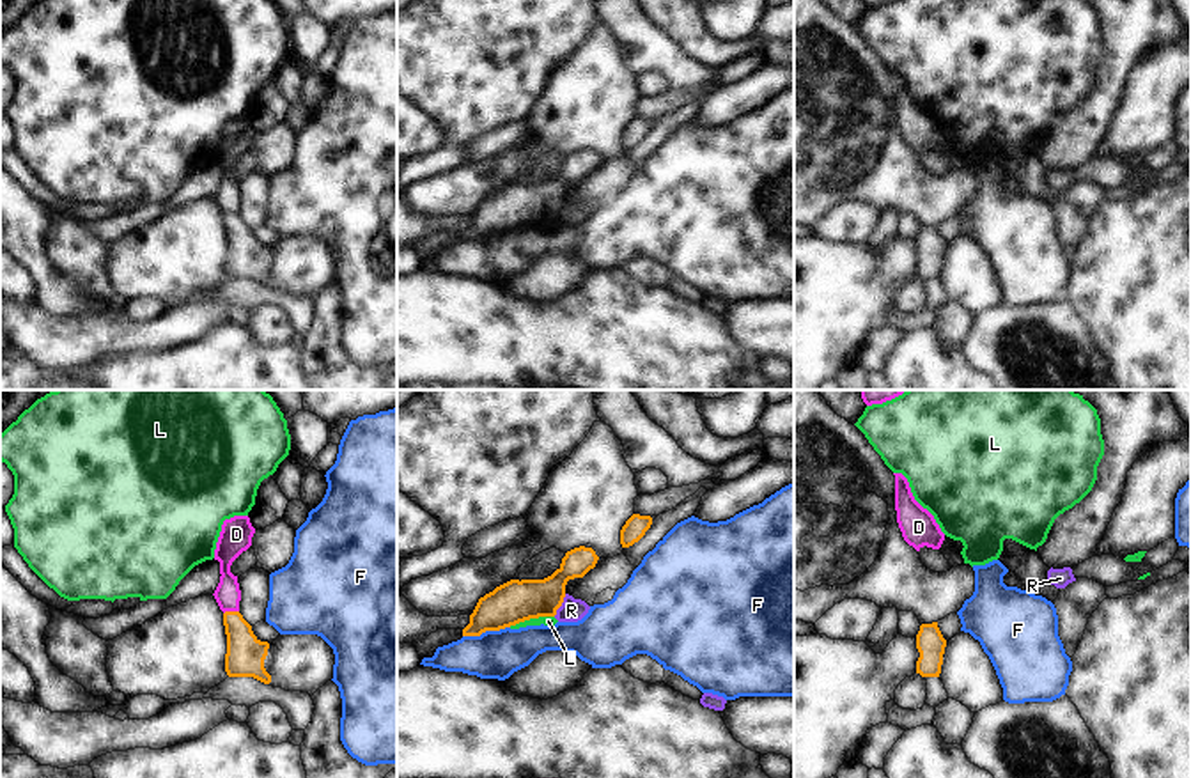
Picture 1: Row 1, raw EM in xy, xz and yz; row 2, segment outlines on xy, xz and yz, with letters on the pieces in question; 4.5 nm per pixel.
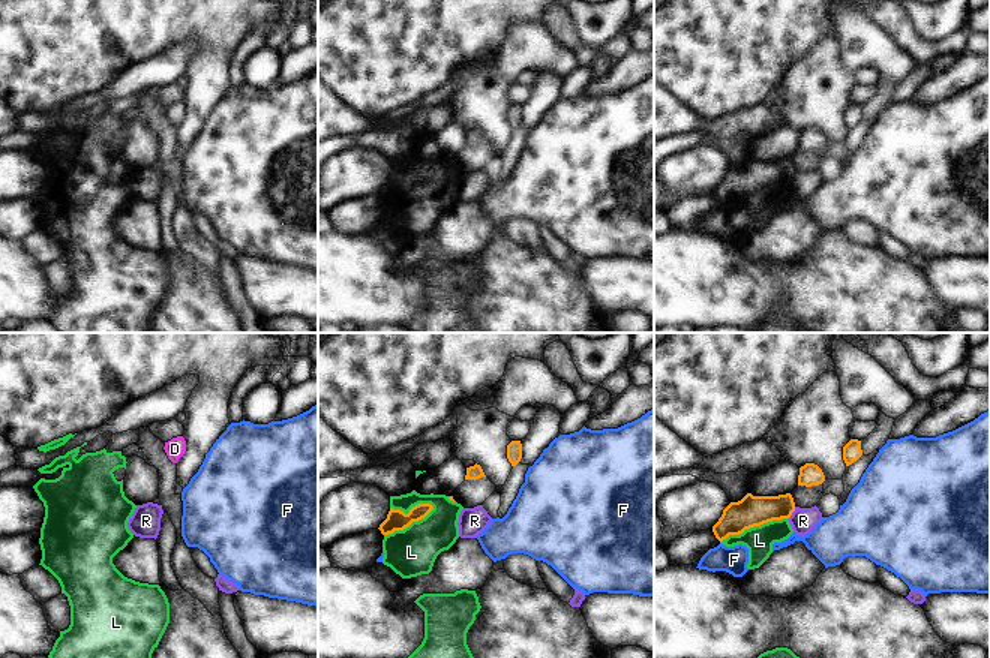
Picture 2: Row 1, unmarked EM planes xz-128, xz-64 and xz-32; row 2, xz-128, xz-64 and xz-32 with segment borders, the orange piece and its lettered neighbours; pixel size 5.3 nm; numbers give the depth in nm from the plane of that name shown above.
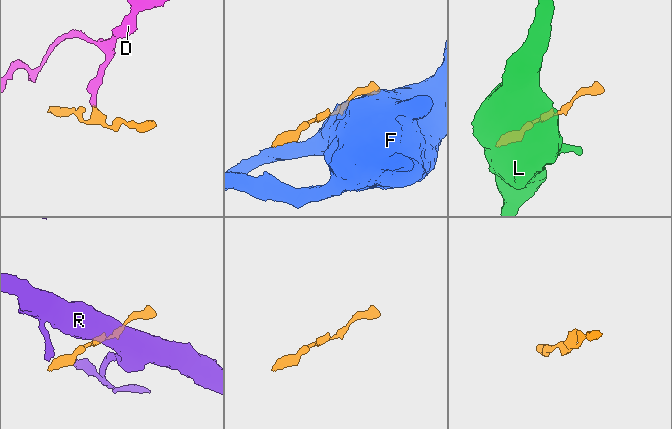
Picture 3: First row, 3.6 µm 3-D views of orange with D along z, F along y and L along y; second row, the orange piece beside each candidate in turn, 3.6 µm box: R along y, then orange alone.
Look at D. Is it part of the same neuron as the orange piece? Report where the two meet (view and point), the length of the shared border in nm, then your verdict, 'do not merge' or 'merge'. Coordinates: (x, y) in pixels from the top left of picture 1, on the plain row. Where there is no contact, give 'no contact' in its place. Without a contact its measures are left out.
meets orange in xy at (231, 215); contact 70 nm long; merge

